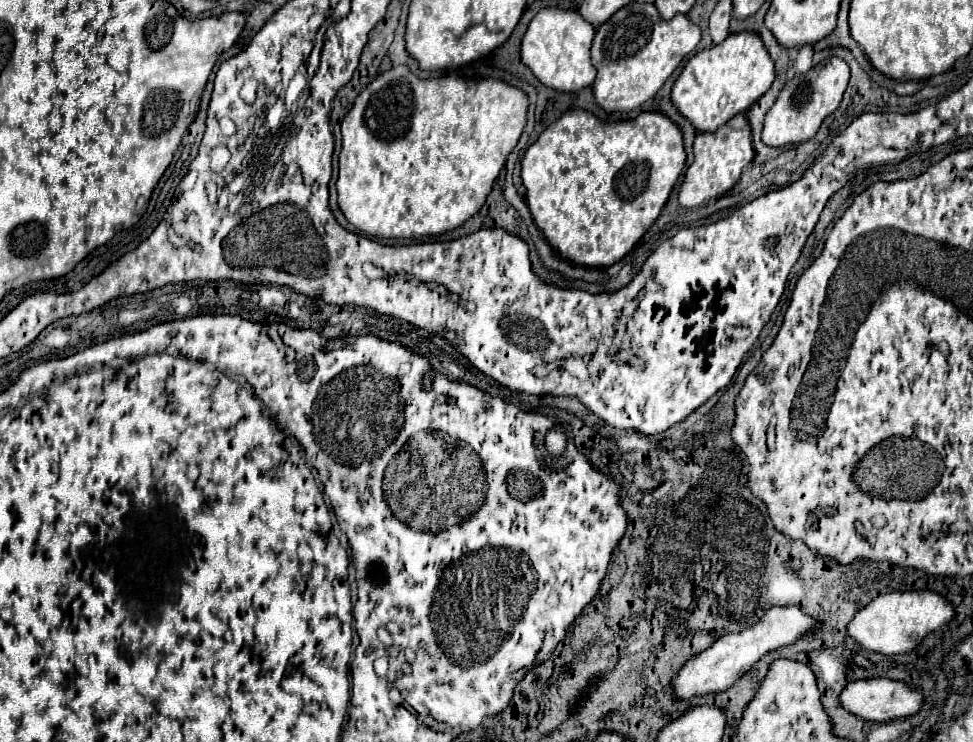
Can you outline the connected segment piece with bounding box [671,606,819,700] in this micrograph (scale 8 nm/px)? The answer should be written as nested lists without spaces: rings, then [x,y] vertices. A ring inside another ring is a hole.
[[[773,606],[751,628],[745,628],[735,634],[719,636],[707,650],[699,652],[697,656],[691,656],[671,678],[673,694],[679,700],[691,700],[695,696],[723,692],[731,688],[733,682],[737,682],[763,654],[781,648],[785,644],[793,644],[799,636],[803,636],[803,632],[809,632],[811,628],[819,628],[819,622],[803,614],[797,606],[789,606],[789,608]]]

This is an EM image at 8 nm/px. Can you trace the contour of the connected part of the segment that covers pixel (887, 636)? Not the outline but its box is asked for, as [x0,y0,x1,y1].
[847,590,955,654]

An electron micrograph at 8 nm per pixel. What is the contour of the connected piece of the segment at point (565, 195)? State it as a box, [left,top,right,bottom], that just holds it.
[521,110,685,268]

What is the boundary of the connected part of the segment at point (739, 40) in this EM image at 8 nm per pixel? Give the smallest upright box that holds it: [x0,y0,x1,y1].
[671,32,775,132]

